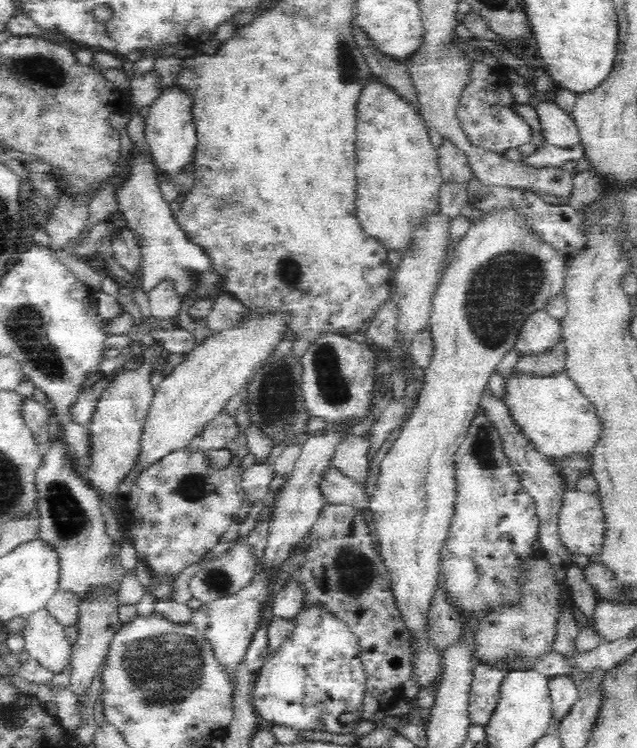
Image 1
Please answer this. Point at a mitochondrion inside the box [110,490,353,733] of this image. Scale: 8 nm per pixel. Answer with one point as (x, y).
(166, 669)

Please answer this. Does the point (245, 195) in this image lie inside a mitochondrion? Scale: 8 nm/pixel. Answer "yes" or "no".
no

